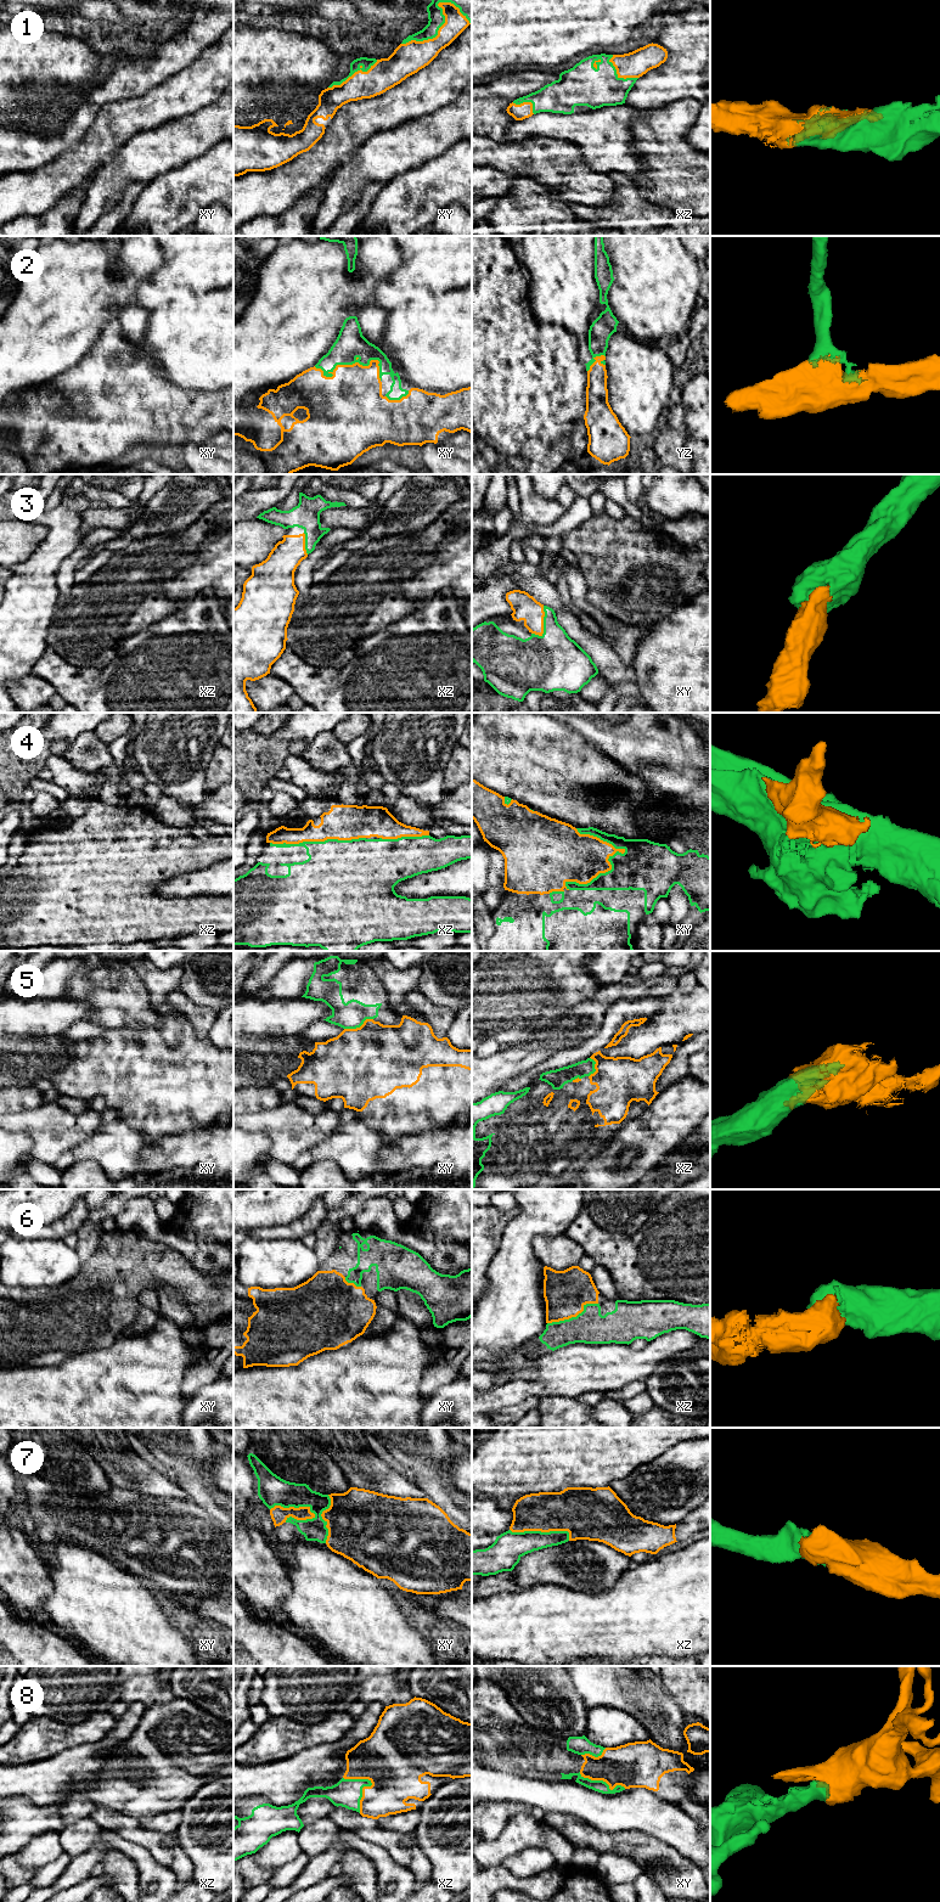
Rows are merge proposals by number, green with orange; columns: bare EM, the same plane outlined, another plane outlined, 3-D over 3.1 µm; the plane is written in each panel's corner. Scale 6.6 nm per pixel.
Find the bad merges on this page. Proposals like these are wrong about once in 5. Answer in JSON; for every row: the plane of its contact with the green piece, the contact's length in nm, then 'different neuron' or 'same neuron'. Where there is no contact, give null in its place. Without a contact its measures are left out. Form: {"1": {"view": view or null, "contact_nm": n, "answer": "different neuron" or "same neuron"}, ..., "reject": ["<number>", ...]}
{"1": {"view": "xy", "contact_nm": 480, "answer": "same neuron"}, "2": {"view": "xy", "contact_nm": 460, "answer": "same neuron"}, "3": {"view": "xy", "contact_nm": 220, "answer": "same neuron"}, "4": {"view": "xy", "contact_nm": 480, "answer": "same neuron"}, "5": {"view": "xy", "contact_nm": 200, "answer": "different neuron"}, "6": {"view": "xz", "contact_nm": 360, "answer": "same neuron"}, "7": {"view": "xy", "contact_nm": 300, "answer": "same neuron"}, "8": {"view": "xz", "contact_nm": 260, "answer": "same neuron"}, "reject": ["5"]}

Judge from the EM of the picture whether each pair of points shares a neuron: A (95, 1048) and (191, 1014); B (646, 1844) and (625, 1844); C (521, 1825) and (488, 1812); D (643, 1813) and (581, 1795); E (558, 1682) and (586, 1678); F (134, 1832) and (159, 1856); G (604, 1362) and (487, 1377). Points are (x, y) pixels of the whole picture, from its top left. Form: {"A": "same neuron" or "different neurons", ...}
{"A": "different neurons", "B": "same neuron", "C": "different neurons", "D": "same neuron", "E": "different neurons", "F": "same neuron", "G": "different neurons"}

